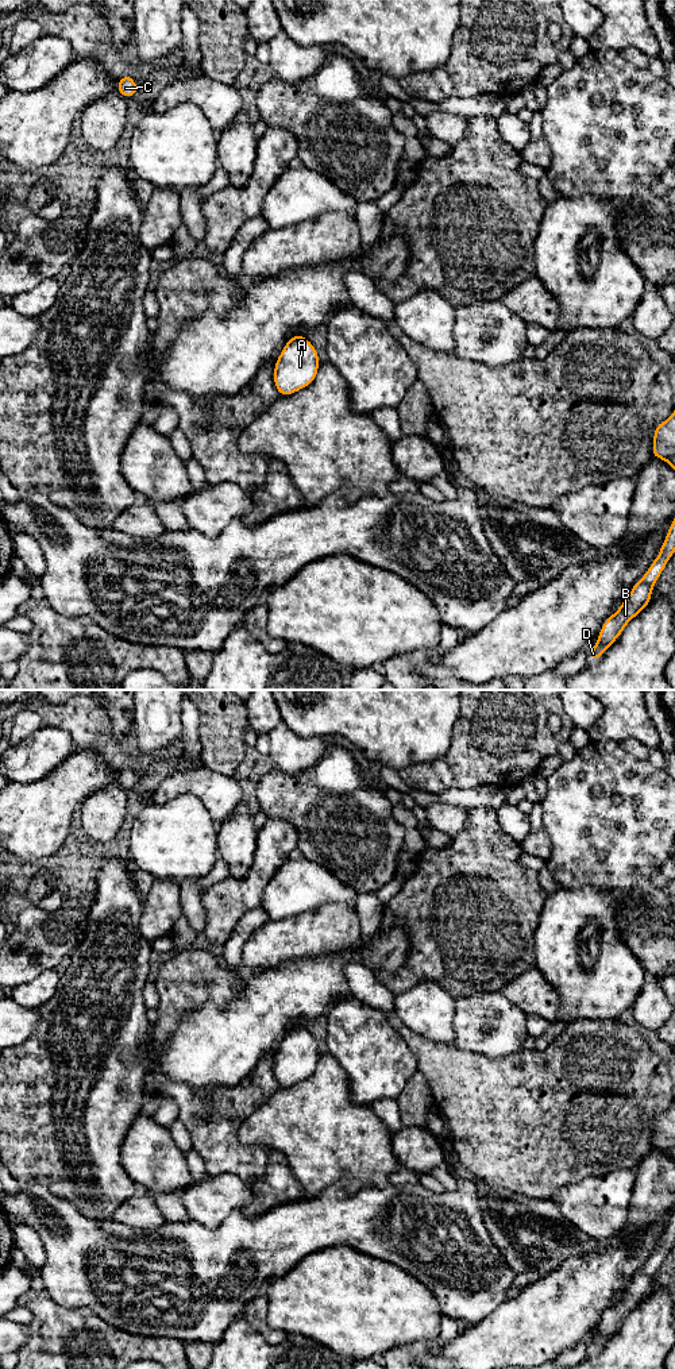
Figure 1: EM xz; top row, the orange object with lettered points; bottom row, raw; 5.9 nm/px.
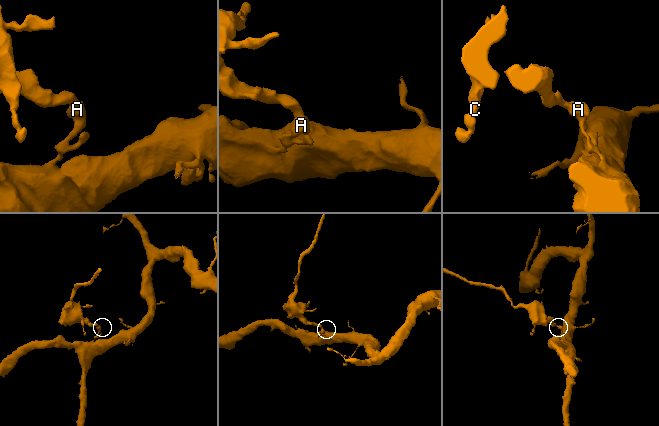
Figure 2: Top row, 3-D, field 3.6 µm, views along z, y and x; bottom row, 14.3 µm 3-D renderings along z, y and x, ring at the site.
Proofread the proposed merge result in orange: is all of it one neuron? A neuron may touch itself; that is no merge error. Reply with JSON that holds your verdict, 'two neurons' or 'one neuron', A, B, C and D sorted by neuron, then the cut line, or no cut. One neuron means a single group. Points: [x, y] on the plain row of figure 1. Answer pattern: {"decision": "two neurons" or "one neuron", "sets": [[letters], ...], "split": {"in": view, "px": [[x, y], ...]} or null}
{"decision": "two neurons", "sets": [["A", "B", "D"], ["C"]], "split": {"in": "xz", "px": [[301, 1028], [289, 1033]]}}

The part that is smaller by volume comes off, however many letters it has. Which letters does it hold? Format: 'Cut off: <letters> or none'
Cut off: C

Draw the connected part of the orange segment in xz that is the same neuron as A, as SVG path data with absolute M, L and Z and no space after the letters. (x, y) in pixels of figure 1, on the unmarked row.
M305 1027L288 1033L274 1056L273 1071L279 1087L290 1087L310 1076L319 1057L319 1045Z

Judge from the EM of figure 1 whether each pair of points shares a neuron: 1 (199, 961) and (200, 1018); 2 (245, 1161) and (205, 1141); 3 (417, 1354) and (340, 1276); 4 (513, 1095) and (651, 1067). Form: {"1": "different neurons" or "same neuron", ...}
{"1": "different neurons", "2": "same neuron", "3": "different neurons", "4": "same neuron"}

